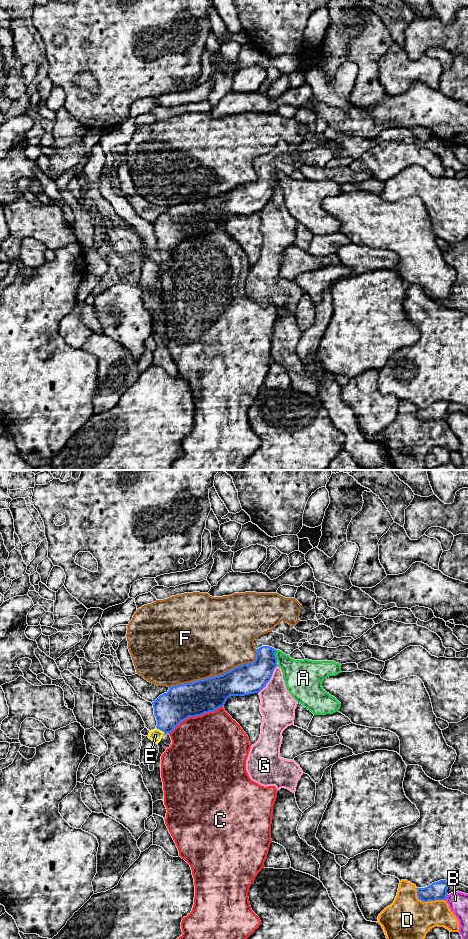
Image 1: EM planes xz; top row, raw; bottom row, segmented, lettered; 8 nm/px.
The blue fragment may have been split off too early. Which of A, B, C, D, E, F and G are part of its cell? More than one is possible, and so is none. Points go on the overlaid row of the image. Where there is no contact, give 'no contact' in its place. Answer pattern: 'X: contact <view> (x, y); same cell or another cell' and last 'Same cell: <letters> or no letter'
A: contact xz (275, 655); another cell
B: contact xz (446, 897); another cell
C: contact xz (195, 716); another cell
D: contact xz (427, 901); another cell
E: contact xz (160, 729); another cell
F: contact xz (217, 676); another cell
G: contact xz (270, 678); another cell
Same cell: no letter

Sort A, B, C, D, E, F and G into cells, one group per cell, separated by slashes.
A / B / C / D / E / F / G

